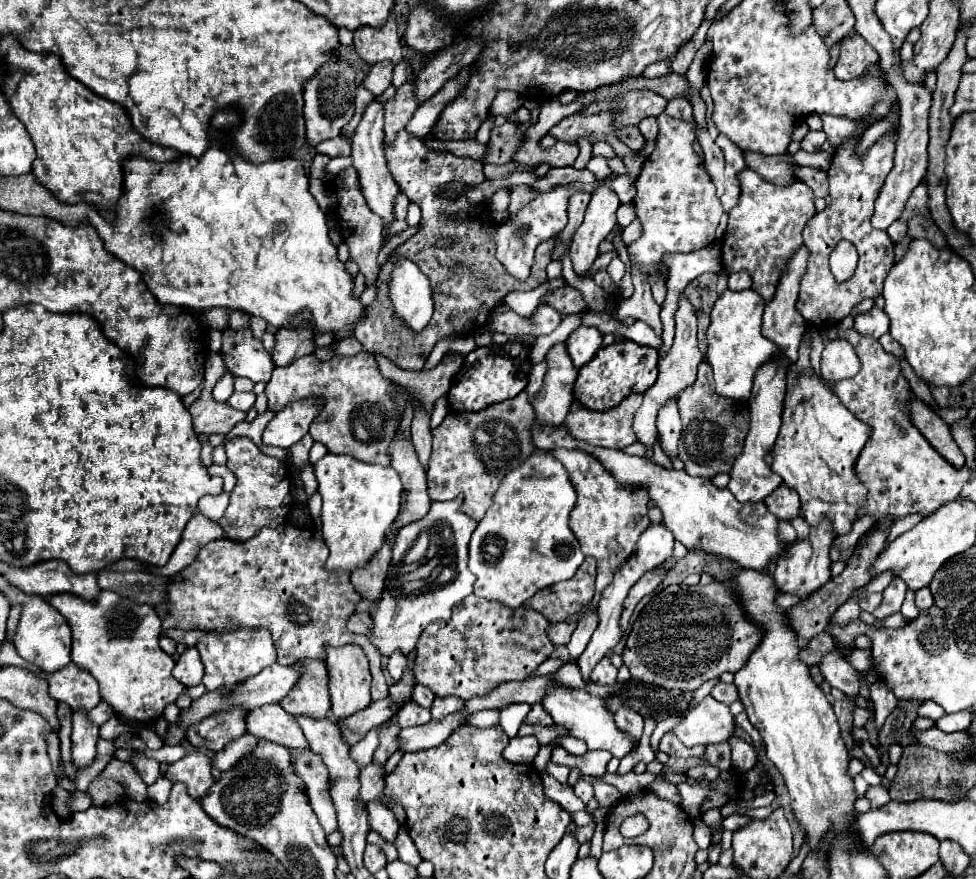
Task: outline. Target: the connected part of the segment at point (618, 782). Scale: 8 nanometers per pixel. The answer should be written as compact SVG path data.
M606 772L606 774L602 776L602 780L608 782L608 784L612 784L614 788L618 788L624 796L628 796L628 794L638 794L638 792L642 792L650 782L654 782L654 776L650 776L648 772L644 772L644 774L628 772L628 774L624 774L624 776Z

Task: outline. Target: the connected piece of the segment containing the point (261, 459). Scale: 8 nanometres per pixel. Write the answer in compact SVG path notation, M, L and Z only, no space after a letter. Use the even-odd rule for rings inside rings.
M246 437L227 439L224 441L228 462L226 466L236 476L236 486L230 494L230 504L224 516L216 522L224 534L234 542L244 542L252 538L258 528L276 528L282 524L290 510L292 510L292 496L290 496L289 466L274 457L267 456Z

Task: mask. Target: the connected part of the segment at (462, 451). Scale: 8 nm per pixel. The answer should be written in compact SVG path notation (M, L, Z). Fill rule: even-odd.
M526 390L510 400L492 404L492 408L486 408L484 412L460 416L460 420L452 420L452 416L446 416L444 422L432 432L434 450L428 470L430 498L450 500L458 494L464 494L462 512L472 516L476 522L482 520L496 492L496 486L500 486L500 480L534 452L530 434L526 432L528 426L532 426L532 416L534 408L528 404Z

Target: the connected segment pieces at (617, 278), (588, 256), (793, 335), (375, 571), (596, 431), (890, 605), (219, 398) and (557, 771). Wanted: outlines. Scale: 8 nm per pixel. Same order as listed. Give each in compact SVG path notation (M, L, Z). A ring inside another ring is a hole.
M614 258L607 267L608 274L612 276L614 283L619 283L622 280L622 276L626 274L626 264L620 260L620 258Z
M600 184L592 192L584 222L574 232L572 246L570 246L570 258L574 262L574 272L578 276L586 276L594 258L598 256L600 242L616 226L618 206L620 206L620 202L618 202L616 192L610 190L606 184Z
M804 246L800 250L796 250L794 258L788 262L788 272L782 276L782 280L778 284L774 300L764 310L764 320L762 320L762 334L768 340L772 340L790 362L798 360L798 344L800 344L800 338L806 330L806 320L794 308L796 296L798 296L798 282L800 282L800 276L804 274L804 268L806 268L806 258L808 258L808 252Z
M384 544L384 548L380 548L380 552L372 558L372 564L368 564L364 572L354 572L350 576L352 586L356 588L356 592L360 592L362 598L372 600L374 604L380 600L384 592L384 580L386 580L390 560L392 560L392 548Z
M642 394L628 396L618 408L610 412L592 412L572 402L566 416L566 426L572 436L578 436L578 440L584 440L592 446L626 448L636 442L632 420L634 408L638 408L638 404L642 404Z
M894 578L894 580L890 582L890 586L882 592L884 600L882 600L880 608L874 612L874 616L876 616L878 620L882 620L882 618L886 618L886 616L890 616L890 614L894 614L894 612L900 612L900 606L902 606L902 602L904 602L904 594L906 594L906 584L904 584L904 580Z
M228 370L220 376L220 380L216 382L216 386L214 386L214 390L212 390L212 396L214 396L216 402L224 402L224 400L234 392L232 380L234 380L234 376L232 376L232 372L228 372Z
M548 762L548 766L546 766L546 772L548 772L550 776L554 776L554 778L556 778L560 784L566 784L570 768L566 768L566 766L556 766L556 764Z

